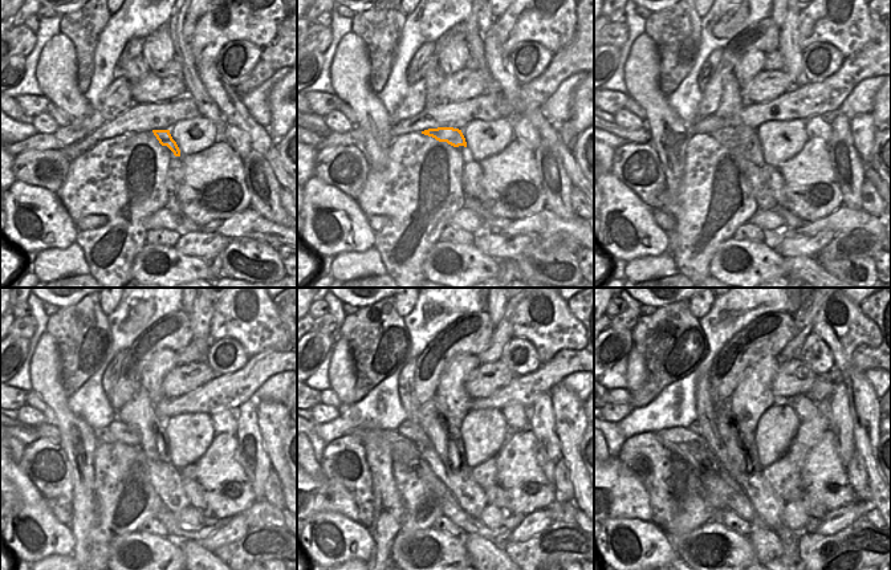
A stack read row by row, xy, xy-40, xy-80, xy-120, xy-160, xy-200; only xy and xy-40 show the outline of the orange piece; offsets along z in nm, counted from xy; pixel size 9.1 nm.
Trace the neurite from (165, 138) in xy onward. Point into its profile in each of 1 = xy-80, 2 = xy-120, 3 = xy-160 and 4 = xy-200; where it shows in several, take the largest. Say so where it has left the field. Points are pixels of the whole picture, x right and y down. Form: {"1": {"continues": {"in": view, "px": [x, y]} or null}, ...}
{"1": {"continues": {"in": "xy-80", "px": [735, 135]}}, "2": {"continues": {"in": "xy-120", "px": [131, 436]}}, "3": {"continues": {"in": "xy-160", "px": [405, 426]}}, "4": {"continues": {"in": "xy-200", "px": [696, 427]}}}

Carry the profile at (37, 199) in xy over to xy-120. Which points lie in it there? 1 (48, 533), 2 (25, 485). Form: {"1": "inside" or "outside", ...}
{"1": "inside", "2": "inside"}

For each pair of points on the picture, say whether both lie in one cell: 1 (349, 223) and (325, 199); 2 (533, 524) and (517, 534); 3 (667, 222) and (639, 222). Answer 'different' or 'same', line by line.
1: same
2: same
3: different

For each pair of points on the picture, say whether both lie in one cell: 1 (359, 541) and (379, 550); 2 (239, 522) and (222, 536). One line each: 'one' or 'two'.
1: two
2: one

